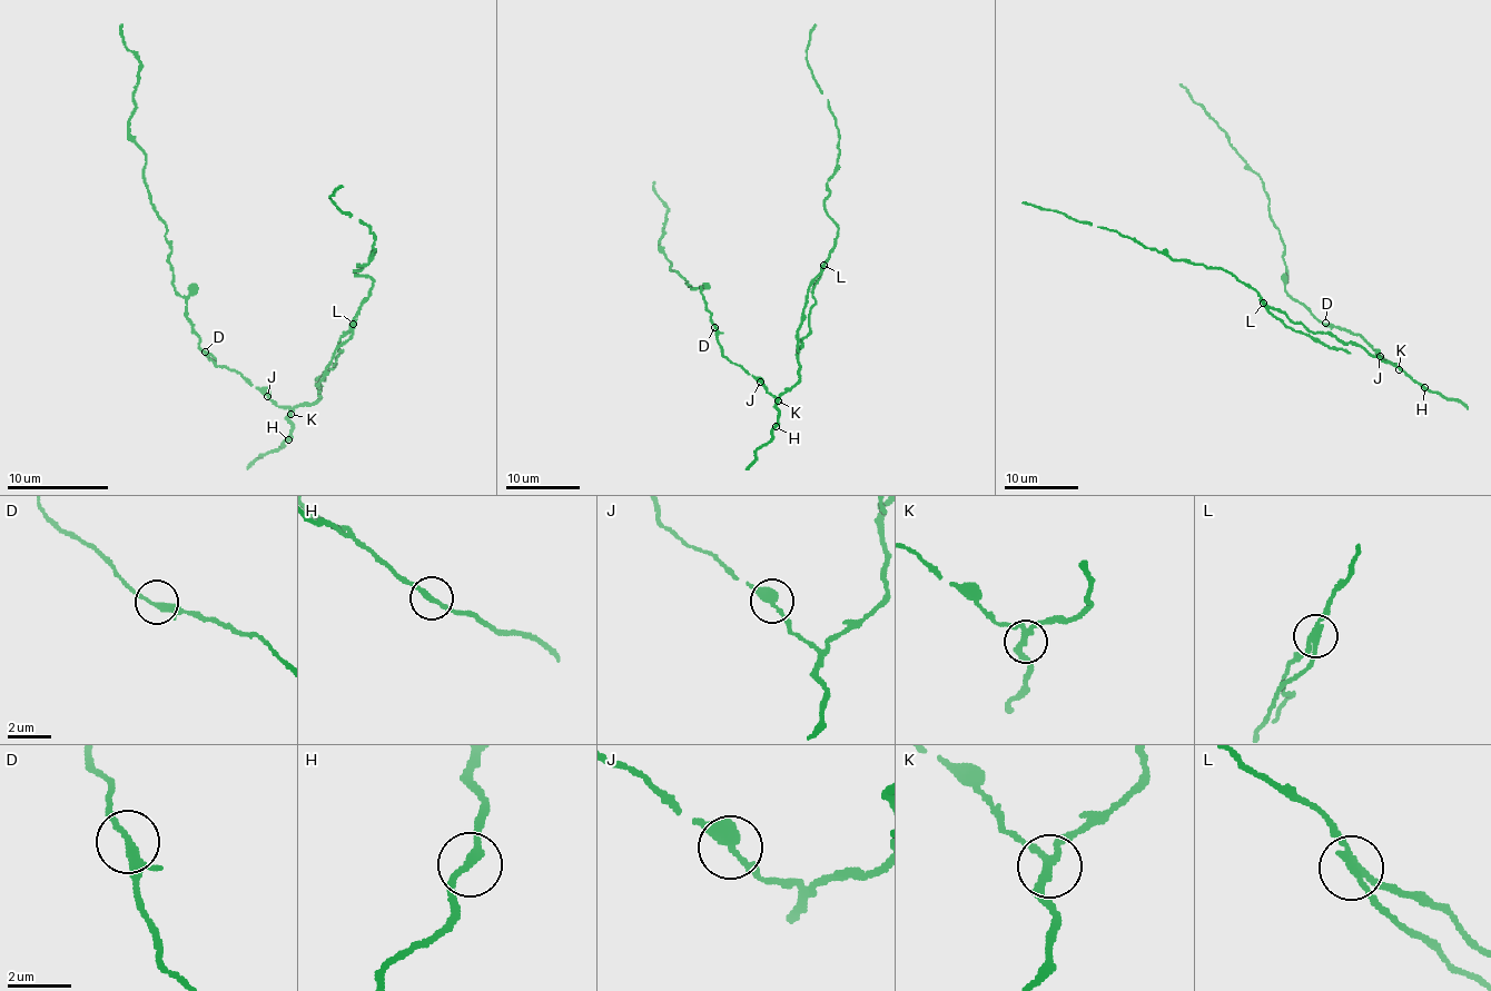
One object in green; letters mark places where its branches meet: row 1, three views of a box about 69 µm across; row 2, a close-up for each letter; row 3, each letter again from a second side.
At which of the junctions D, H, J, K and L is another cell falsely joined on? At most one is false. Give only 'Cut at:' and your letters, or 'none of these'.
Cut at: L

